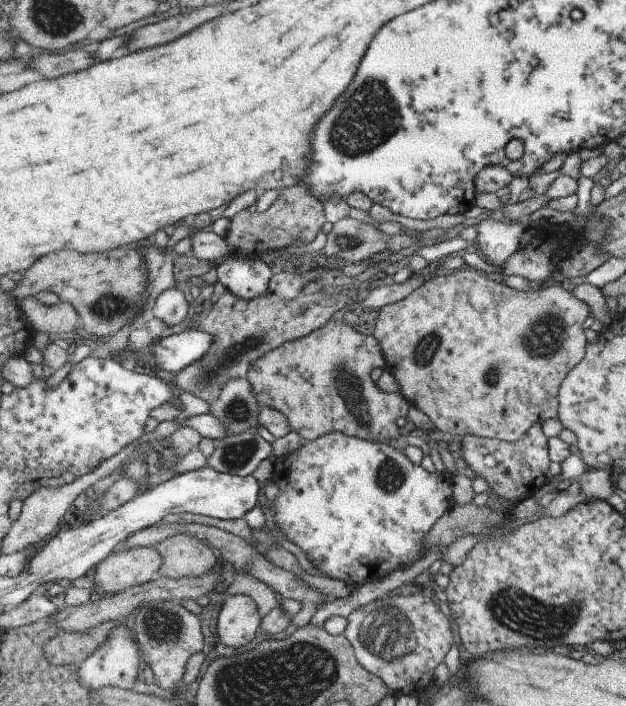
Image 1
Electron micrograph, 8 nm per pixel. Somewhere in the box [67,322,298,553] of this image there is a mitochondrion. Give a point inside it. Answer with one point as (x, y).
(209, 374)

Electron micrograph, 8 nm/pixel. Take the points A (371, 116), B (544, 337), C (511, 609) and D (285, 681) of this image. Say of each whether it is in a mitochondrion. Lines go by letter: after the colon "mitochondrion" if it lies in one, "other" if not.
A: mitochondrion
B: mitochondrion
C: mitochondrion
D: mitochondrion

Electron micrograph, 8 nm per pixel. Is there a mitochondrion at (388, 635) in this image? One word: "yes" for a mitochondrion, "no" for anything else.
yes

